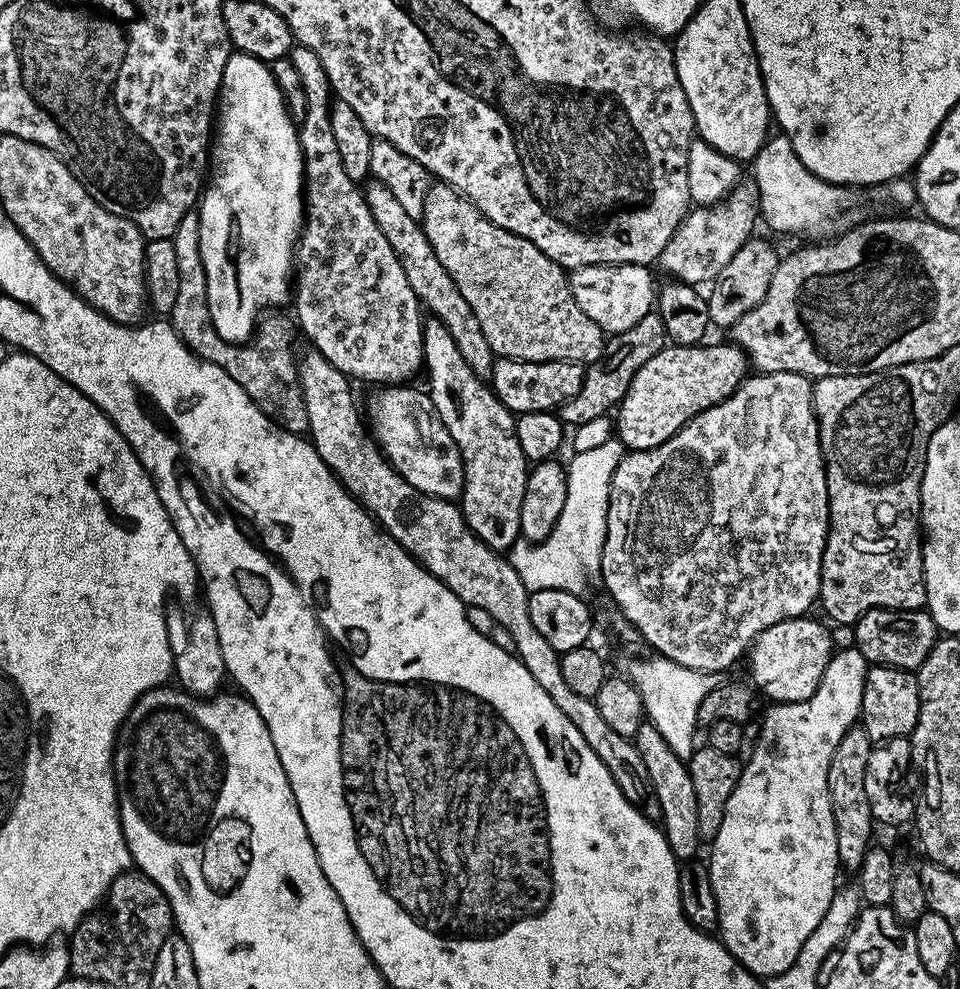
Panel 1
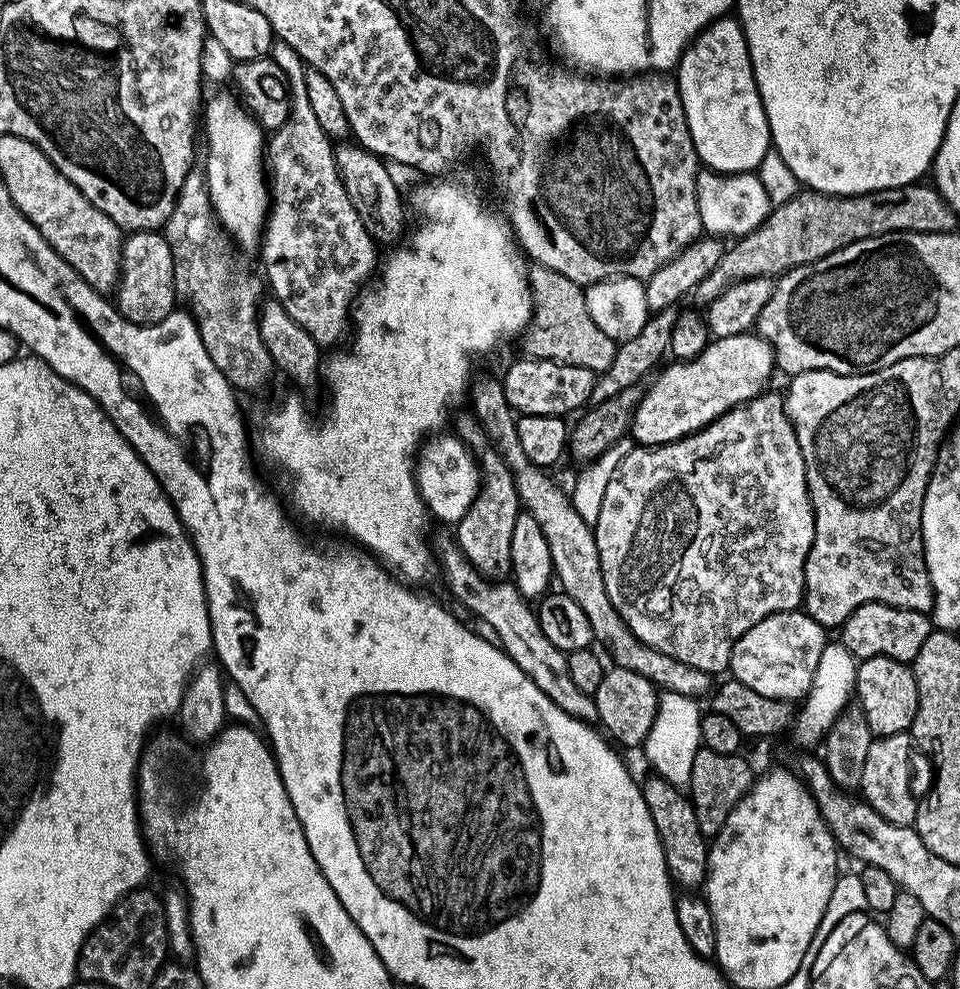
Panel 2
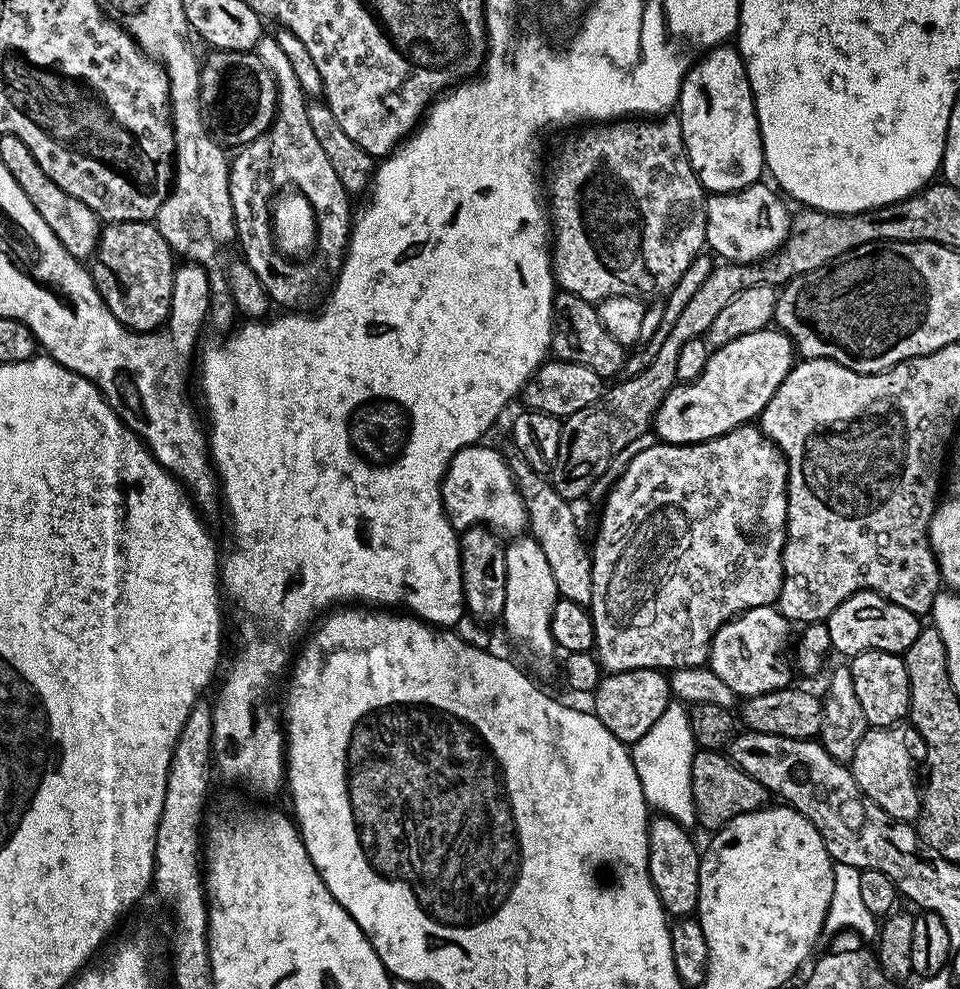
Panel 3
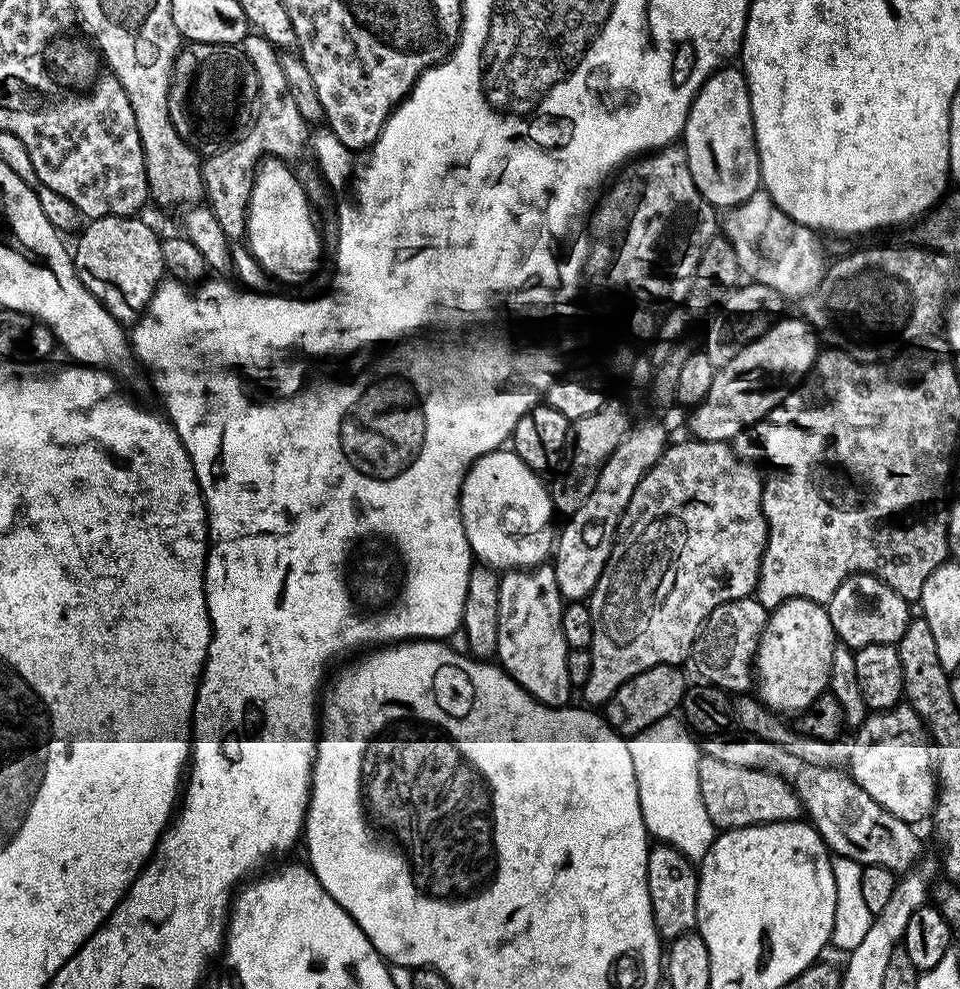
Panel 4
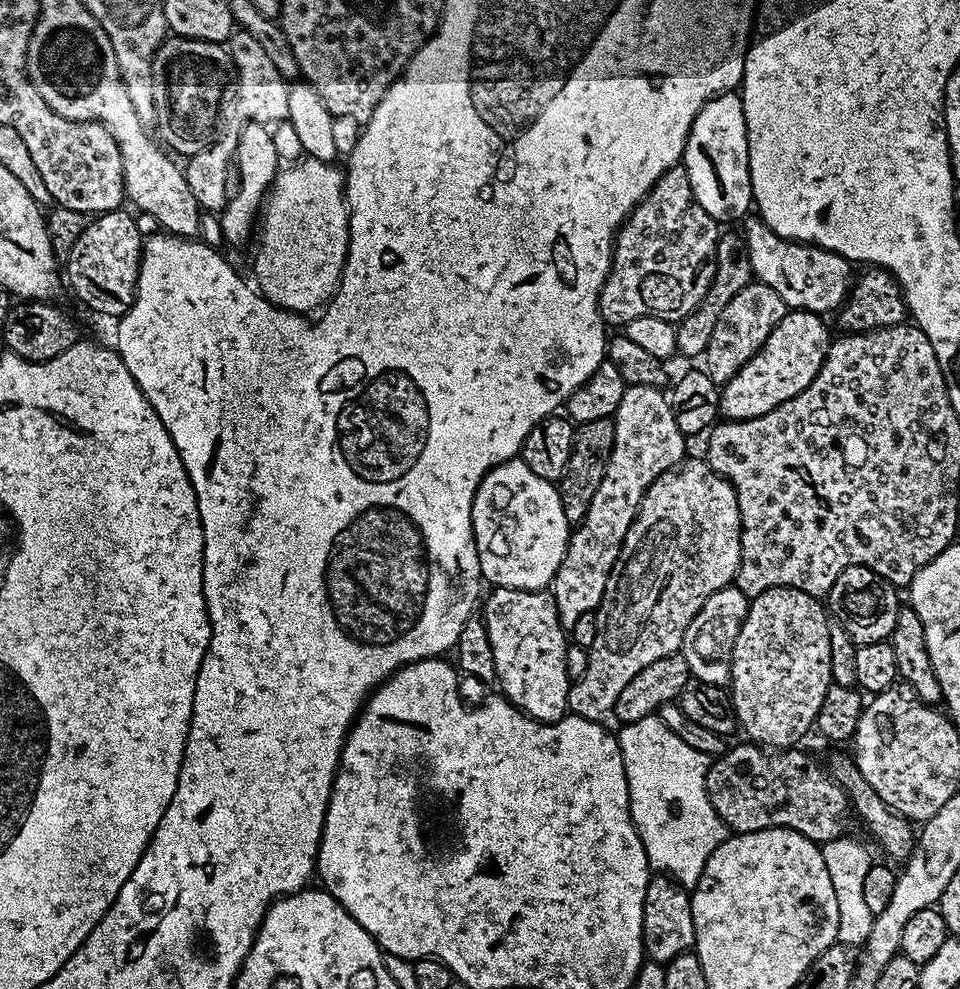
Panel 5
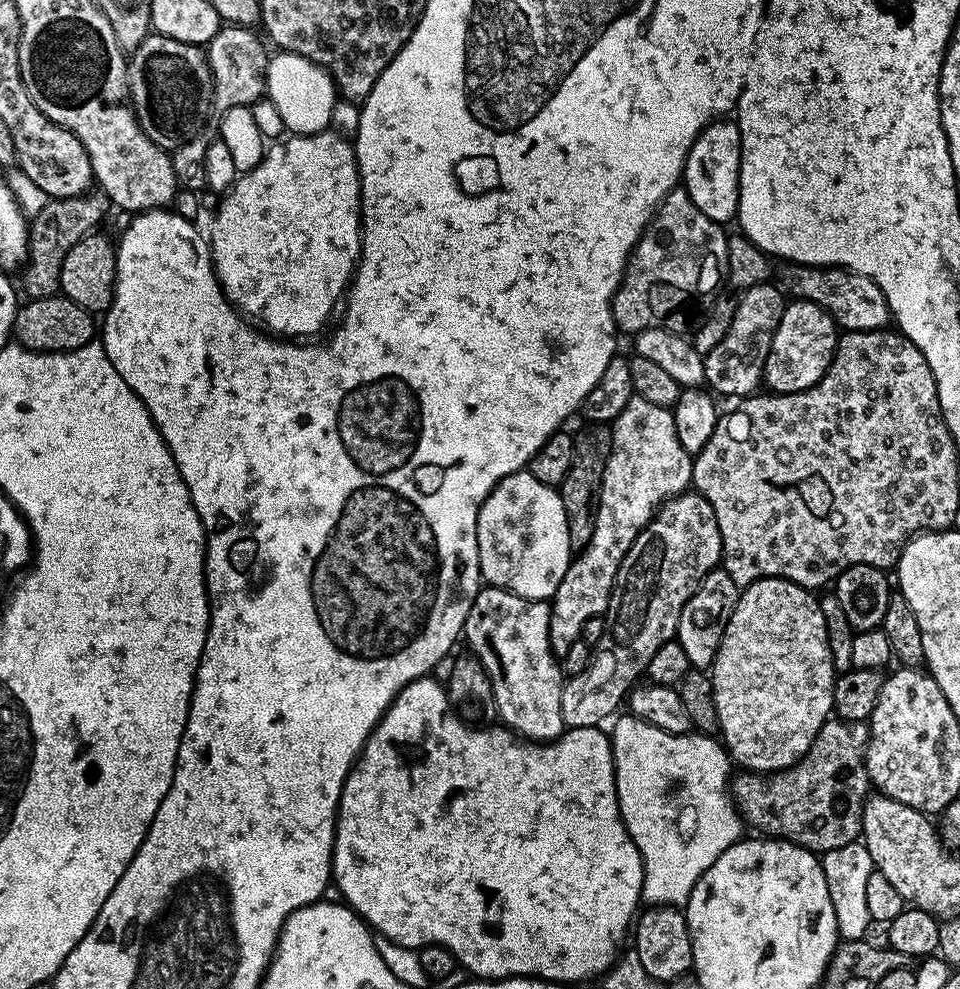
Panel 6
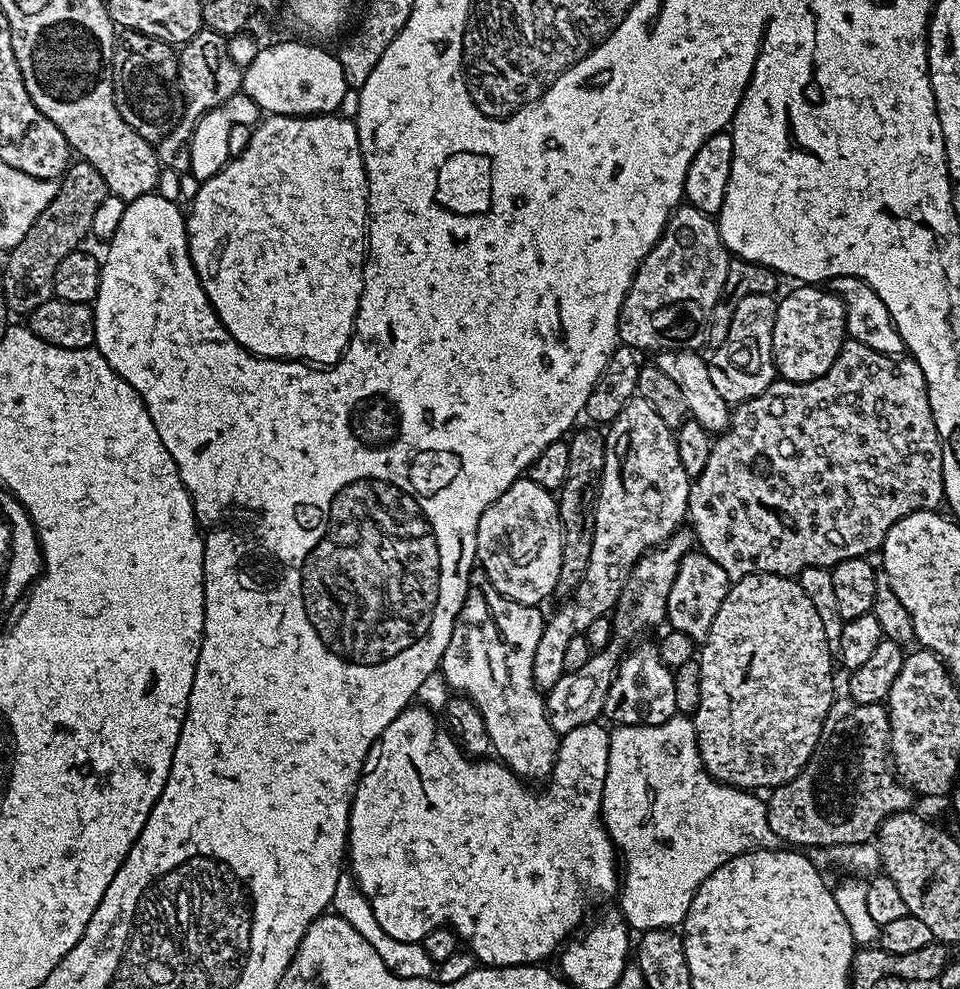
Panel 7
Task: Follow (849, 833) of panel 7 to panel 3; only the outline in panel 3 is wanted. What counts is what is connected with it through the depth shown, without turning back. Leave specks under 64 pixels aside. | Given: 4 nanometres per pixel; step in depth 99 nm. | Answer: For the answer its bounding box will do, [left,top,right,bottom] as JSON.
[692,750,770,830]

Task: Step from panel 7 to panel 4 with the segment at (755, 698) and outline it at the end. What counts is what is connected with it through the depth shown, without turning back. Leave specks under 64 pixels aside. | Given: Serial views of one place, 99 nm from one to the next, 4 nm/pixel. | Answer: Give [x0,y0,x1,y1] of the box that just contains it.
[754,600,837,718]

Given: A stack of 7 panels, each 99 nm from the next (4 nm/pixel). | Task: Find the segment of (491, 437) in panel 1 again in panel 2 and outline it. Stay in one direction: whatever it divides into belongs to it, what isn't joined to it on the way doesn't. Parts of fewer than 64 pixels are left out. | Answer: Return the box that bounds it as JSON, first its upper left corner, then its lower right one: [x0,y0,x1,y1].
[454,415,522,580]

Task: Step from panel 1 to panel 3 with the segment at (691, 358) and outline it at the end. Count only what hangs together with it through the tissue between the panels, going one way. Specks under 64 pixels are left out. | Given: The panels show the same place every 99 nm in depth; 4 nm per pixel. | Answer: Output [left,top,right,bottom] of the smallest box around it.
[654,326,793,444]

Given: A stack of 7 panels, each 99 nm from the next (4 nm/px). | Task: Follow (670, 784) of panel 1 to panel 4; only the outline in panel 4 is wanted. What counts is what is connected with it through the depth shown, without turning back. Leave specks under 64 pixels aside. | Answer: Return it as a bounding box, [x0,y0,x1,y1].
[646,843,698,942]

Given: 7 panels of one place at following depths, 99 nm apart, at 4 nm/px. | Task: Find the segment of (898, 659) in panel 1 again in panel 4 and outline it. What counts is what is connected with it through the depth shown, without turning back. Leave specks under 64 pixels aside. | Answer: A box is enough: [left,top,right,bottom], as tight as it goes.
[827,574,910,650]

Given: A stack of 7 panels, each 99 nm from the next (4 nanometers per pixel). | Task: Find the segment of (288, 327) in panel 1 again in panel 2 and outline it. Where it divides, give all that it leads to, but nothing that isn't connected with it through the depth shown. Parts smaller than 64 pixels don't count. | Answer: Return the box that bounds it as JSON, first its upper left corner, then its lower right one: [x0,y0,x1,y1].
[162,170,274,393]

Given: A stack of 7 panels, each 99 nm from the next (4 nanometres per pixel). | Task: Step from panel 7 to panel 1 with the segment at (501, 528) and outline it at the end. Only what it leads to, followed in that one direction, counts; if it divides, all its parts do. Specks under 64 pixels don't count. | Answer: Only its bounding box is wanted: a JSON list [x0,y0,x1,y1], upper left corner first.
[368,386,464,501]

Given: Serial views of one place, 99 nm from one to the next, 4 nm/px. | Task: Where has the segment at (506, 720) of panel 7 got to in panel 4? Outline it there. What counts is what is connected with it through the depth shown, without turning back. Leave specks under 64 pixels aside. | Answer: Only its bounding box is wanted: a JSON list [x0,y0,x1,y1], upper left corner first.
[495,563,574,708]

